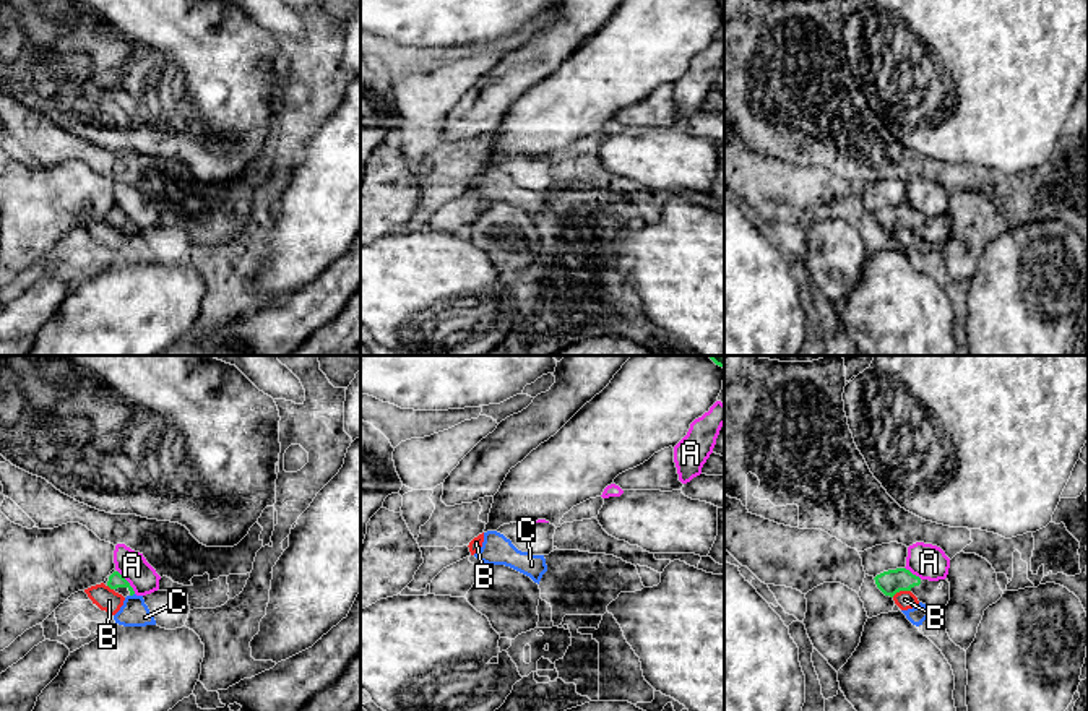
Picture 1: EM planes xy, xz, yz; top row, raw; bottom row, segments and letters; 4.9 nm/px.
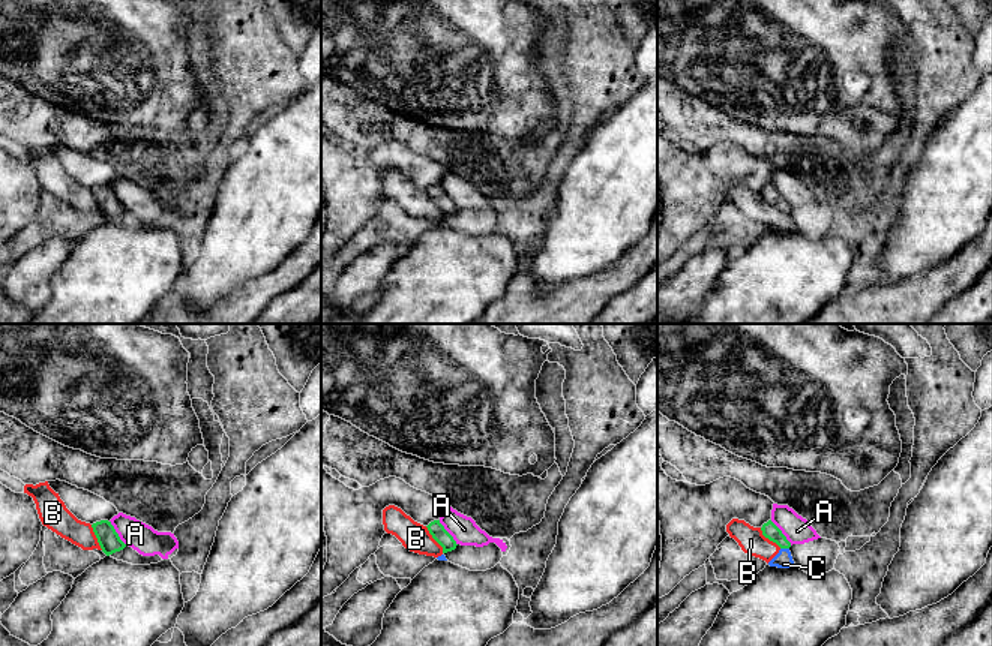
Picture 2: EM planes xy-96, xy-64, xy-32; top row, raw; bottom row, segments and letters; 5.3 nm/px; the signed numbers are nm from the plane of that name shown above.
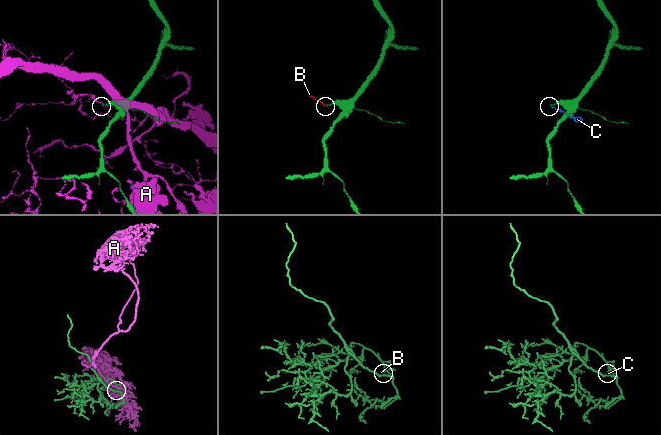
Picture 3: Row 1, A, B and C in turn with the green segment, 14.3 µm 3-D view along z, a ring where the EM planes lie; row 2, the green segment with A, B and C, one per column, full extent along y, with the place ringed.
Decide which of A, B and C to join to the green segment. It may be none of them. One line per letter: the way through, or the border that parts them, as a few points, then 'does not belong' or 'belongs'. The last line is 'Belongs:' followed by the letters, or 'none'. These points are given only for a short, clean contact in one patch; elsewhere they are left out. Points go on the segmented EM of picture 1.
A: does not belong
B: border along yz (910, 590), (900, 590), (892, 596); does not belong
C: border along xy (133, 593), (130, 596); does not belong
Belongs: none

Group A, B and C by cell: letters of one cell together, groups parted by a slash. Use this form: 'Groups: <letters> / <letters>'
Groups: A / B C

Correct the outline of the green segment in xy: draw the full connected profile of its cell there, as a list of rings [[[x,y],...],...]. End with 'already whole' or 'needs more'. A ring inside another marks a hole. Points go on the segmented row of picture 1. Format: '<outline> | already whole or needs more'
[[[117,570],[110,571],[110,575],[106,578],[104,584],[109,586],[110,589],[114,589],[115,592],[122,594],[123,597],[135,594],[130,583]]] | needs more

